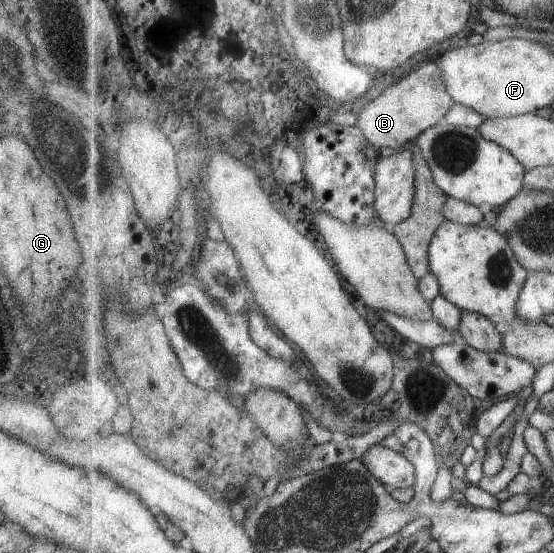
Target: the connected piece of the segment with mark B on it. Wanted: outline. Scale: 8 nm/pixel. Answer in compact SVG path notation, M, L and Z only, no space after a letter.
M438 61L424 62L420 68L410 71L401 81L396 81L376 99L372 99L358 114L355 126L376 148L386 146L396 153L428 128L440 124L454 103Z

